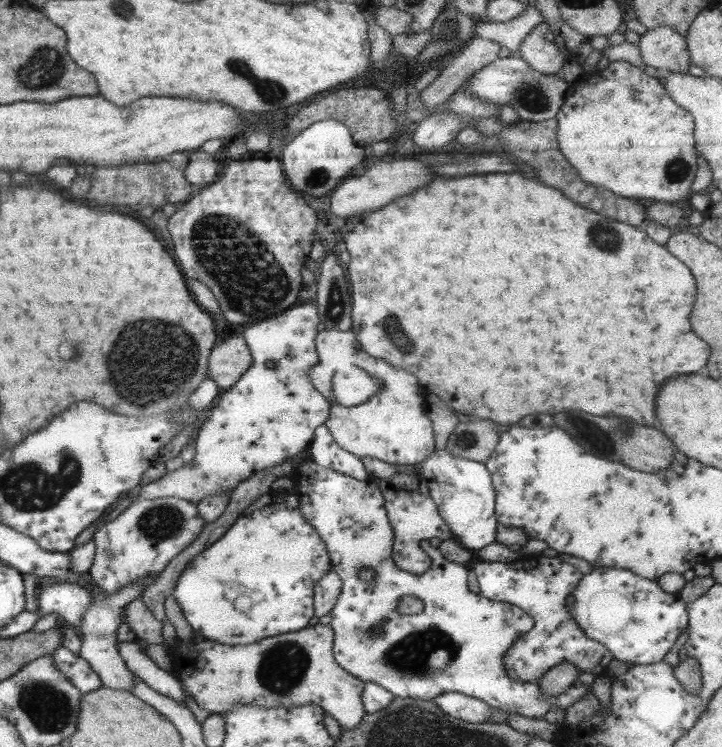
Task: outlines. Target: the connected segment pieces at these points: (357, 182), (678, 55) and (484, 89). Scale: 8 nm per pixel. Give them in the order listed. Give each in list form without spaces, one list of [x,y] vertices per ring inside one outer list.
[[[390,158],[378,159],[370,162],[367,171],[359,177],[350,177],[342,181],[330,195],[332,212],[340,218],[348,216],[362,215],[378,210],[392,201],[410,195],[424,184],[432,180],[432,170],[426,163],[414,159],[391,160]]]
[[[669,26],[648,29],[638,42],[642,59],[660,72],[688,73],[691,60],[685,37]]]
[[[513,54],[510,58],[498,58],[482,70],[474,72],[463,86],[480,100],[493,102],[500,108],[511,106],[519,114],[521,121],[537,122],[555,118],[564,104],[570,84],[565,81],[562,74],[541,74],[517,54]]]

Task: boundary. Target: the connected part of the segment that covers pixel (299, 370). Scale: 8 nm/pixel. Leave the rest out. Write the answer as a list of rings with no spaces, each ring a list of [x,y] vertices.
[[[308,300],[246,329],[242,338],[249,346],[253,365],[238,382],[222,390],[199,423],[193,465],[184,463],[180,469],[144,485],[137,498],[178,497],[196,505],[204,497],[230,496],[233,488],[254,472],[302,453],[316,428],[329,419],[331,409],[329,399],[314,388],[309,377],[309,370],[319,362],[315,345],[318,324],[317,302]]]

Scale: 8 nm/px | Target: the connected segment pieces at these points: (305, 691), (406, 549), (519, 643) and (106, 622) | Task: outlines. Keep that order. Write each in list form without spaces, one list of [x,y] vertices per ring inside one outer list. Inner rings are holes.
[[[317,623],[247,645],[224,646],[210,639],[195,642],[176,638],[170,653],[183,688],[200,708],[212,715],[231,710],[234,704],[264,708],[315,704],[333,716],[341,729],[350,730],[358,726],[366,713],[361,699],[365,683],[335,661],[333,644],[332,627]]]
[[[398,471],[391,480],[381,479],[378,484],[384,495],[387,517],[393,526],[394,544],[392,559],[401,570],[411,574],[423,574],[431,566],[431,559],[420,548],[420,542],[432,538],[441,541],[454,539],[453,533],[438,512],[432,500],[426,479],[420,474],[408,475]]]
[[[539,554],[512,562],[478,561],[471,566],[470,572],[477,577],[479,593],[483,597],[518,606],[534,621],[530,632],[517,640],[504,655],[504,666],[510,678],[516,682],[534,682],[542,678],[550,667],[561,662],[571,662],[571,665],[579,668],[578,674],[600,676],[606,672],[608,664],[614,659],[611,652],[599,642],[588,638],[568,612],[571,594],[583,574],[572,564],[558,557],[548,558]]]
[[[148,575],[148,577],[142,579],[142,581],[136,581],[136,583],[129,584],[120,590],[117,590],[114,594],[105,594],[104,600],[92,600],[88,610],[84,611],[82,615],[82,624],[78,626],[77,630],[81,636],[81,651],[79,655],[89,662],[89,665],[98,674],[101,684],[104,687],[115,688],[116,690],[130,691],[134,686],[134,676],[127,670],[124,659],[118,652],[117,642],[117,630],[118,627],[124,622],[121,618],[121,612],[126,606],[132,602],[141,598],[144,588],[148,584],[153,583],[159,576]]]

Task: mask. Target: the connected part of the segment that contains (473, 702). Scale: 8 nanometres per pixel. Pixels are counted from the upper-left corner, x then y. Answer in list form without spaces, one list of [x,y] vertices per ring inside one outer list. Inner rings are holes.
[[[444,693],[436,697],[436,704],[442,712],[466,720],[466,722],[486,723],[491,716],[491,706],[478,698],[460,693]]]

